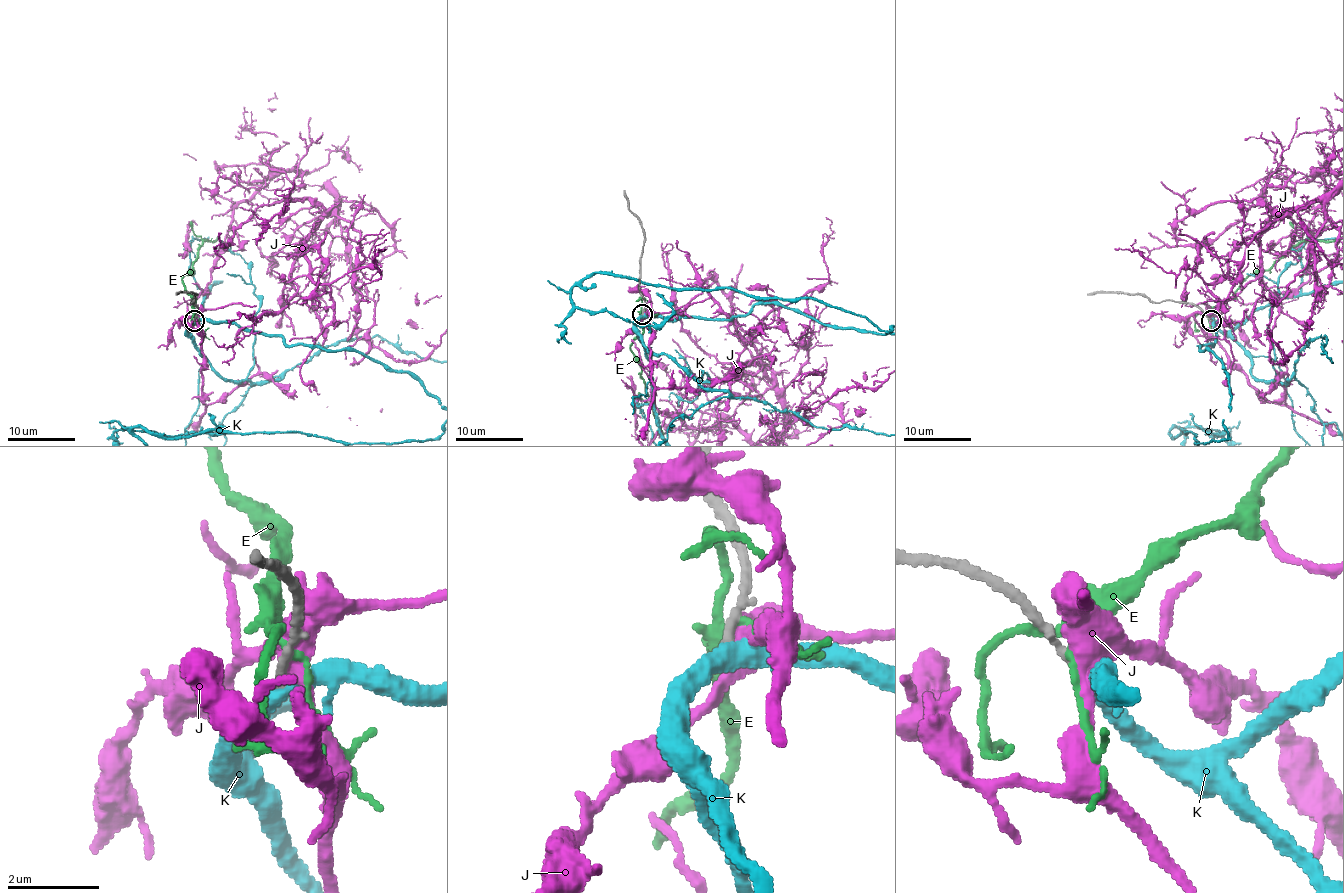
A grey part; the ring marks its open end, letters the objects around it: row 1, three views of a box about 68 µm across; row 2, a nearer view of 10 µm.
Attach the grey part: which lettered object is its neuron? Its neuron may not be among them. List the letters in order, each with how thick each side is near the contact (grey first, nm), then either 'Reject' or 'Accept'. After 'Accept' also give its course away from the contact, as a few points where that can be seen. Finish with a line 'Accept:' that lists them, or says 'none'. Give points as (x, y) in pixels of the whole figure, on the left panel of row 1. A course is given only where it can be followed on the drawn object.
E: Thickness 240 nm (grey) against 190 nm. Reject
J: Thickness 240 nm (grey) against 420 nm. Reject
K: Thickness 200 nm (grey) against 320 nm. Accept
Accept: K

